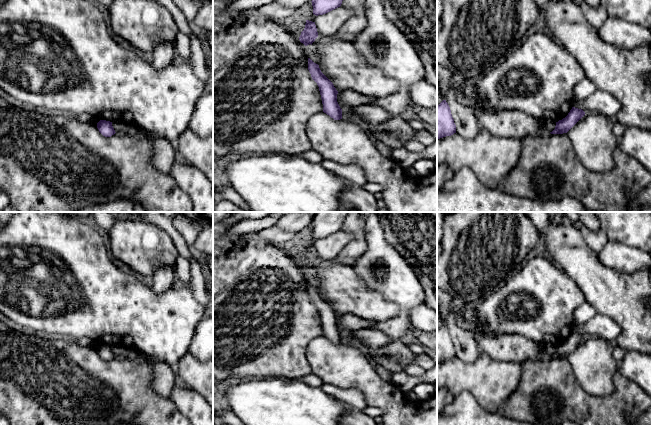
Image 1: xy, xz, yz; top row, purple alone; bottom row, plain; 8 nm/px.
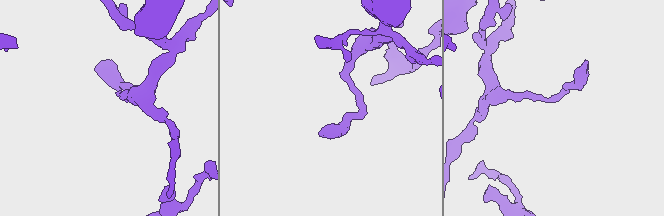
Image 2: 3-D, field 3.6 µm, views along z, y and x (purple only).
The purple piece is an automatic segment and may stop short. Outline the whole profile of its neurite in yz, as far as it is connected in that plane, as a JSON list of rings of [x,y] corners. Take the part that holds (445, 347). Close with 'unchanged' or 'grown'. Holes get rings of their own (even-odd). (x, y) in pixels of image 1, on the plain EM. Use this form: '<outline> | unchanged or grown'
[[[446,324],[437,329],[437,363],[456,357],[456,349]]] | unchanged

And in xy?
[[[100,344],[97,347],[97,352],[99,356],[105,361],[111,361],[112,359],[116,357],[112,350],[112,346],[110,345]]] | unchanged

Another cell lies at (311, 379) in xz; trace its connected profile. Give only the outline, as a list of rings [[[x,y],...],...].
[[[313,373],[303,376],[301,381],[311,387],[321,387],[323,384],[323,381]]]

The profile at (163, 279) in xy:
[[[162,266],[153,276],[153,290],[157,295],[164,294],[173,287],[174,271],[168,266]]]

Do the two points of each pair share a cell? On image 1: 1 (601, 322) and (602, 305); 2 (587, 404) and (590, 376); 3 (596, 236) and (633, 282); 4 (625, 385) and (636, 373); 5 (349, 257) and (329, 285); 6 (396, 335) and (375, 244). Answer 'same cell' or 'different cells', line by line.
1: different cells
2: different cells
3: different cells
4: different cells
5: different cells
6: same cell

